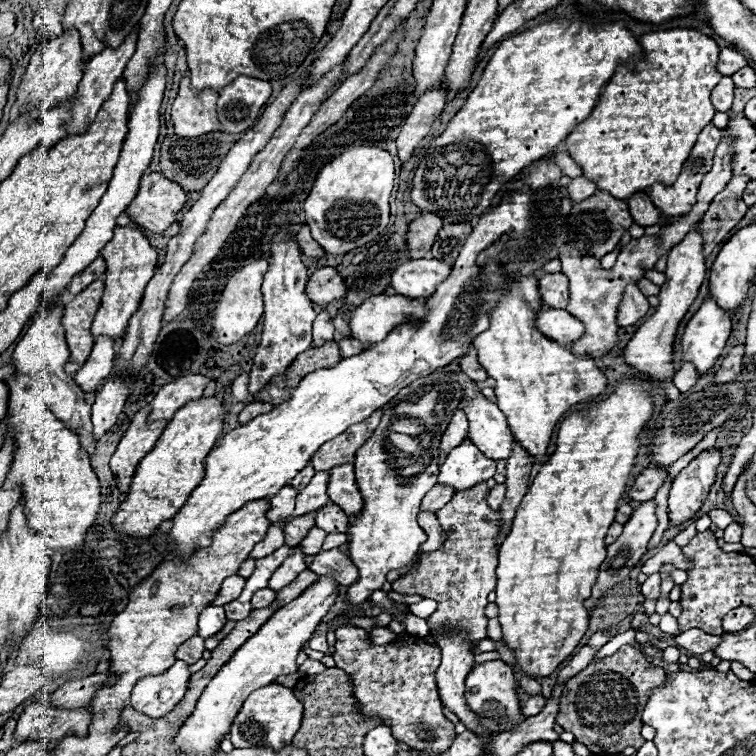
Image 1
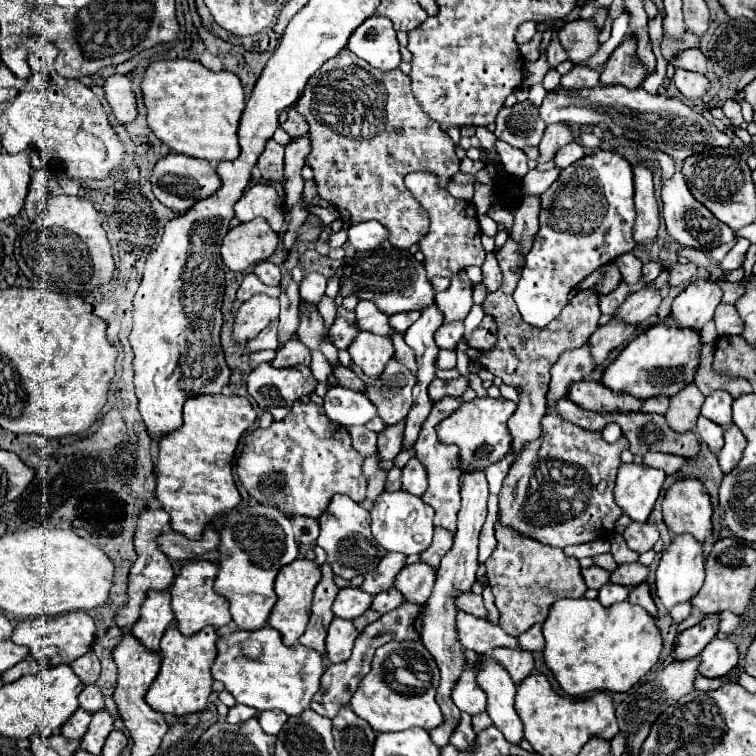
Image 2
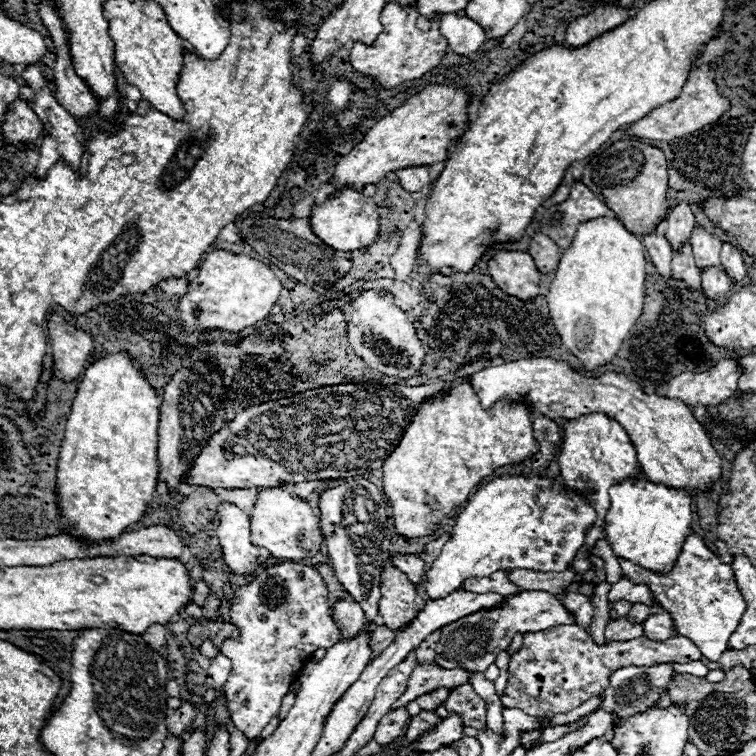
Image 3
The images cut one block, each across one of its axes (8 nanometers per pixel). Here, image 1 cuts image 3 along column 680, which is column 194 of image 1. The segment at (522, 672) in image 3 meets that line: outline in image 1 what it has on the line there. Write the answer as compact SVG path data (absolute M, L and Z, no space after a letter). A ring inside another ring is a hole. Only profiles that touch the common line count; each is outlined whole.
M194 636L190 640L186 640L184 644L178 646L176 650L176 658L188 662L188 664L194 664L202 658L202 652L204 652L204 640L200 636Z

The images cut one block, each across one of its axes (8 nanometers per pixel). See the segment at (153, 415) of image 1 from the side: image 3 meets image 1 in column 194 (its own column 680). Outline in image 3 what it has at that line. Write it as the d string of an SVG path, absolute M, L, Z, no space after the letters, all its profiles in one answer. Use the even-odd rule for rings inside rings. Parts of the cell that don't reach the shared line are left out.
M726 358L704 372L684 372L662 384L656 392L690 404L720 404L738 392L738 378L744 372L736 358Z

